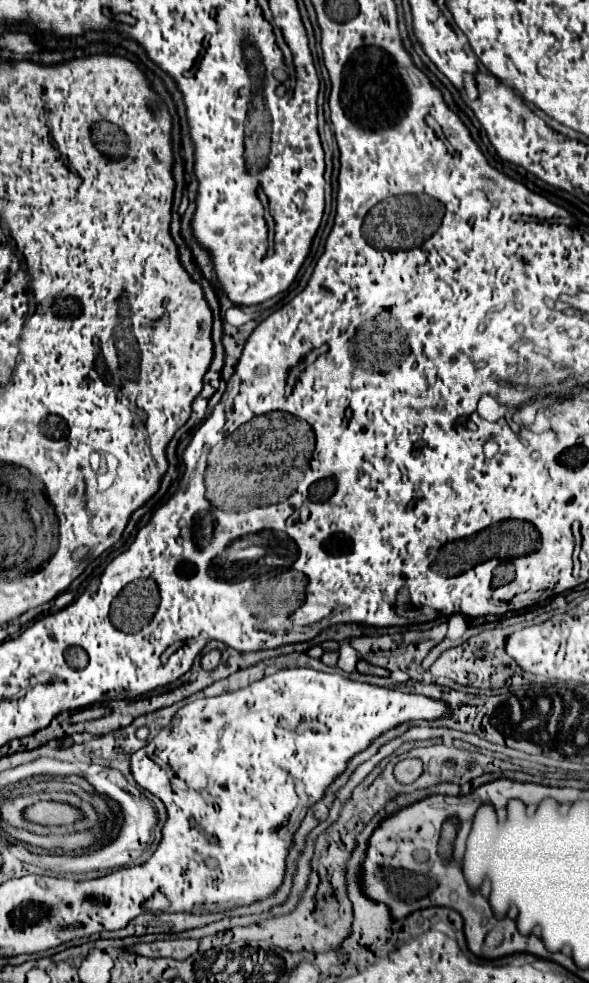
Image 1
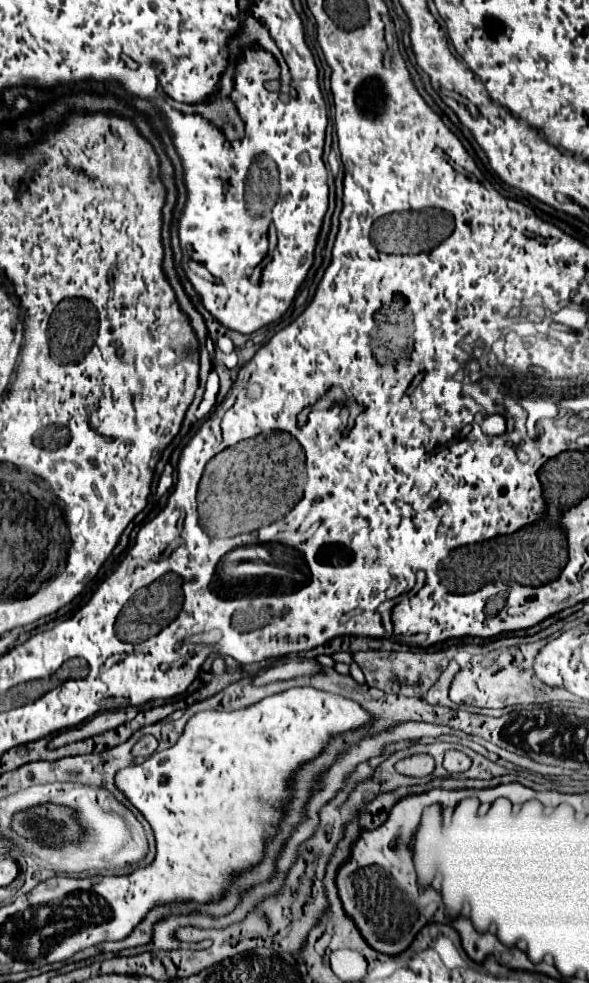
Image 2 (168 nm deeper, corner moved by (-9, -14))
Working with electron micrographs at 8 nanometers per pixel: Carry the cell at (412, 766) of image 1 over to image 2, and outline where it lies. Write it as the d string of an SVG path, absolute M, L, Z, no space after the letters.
M415 754L415 756L409 756L409 758L403 758L395 764L395 770L399 774L407 774L407 776L427 776L431 774L433 770L433 764L431 764L431 756L429 754Z

